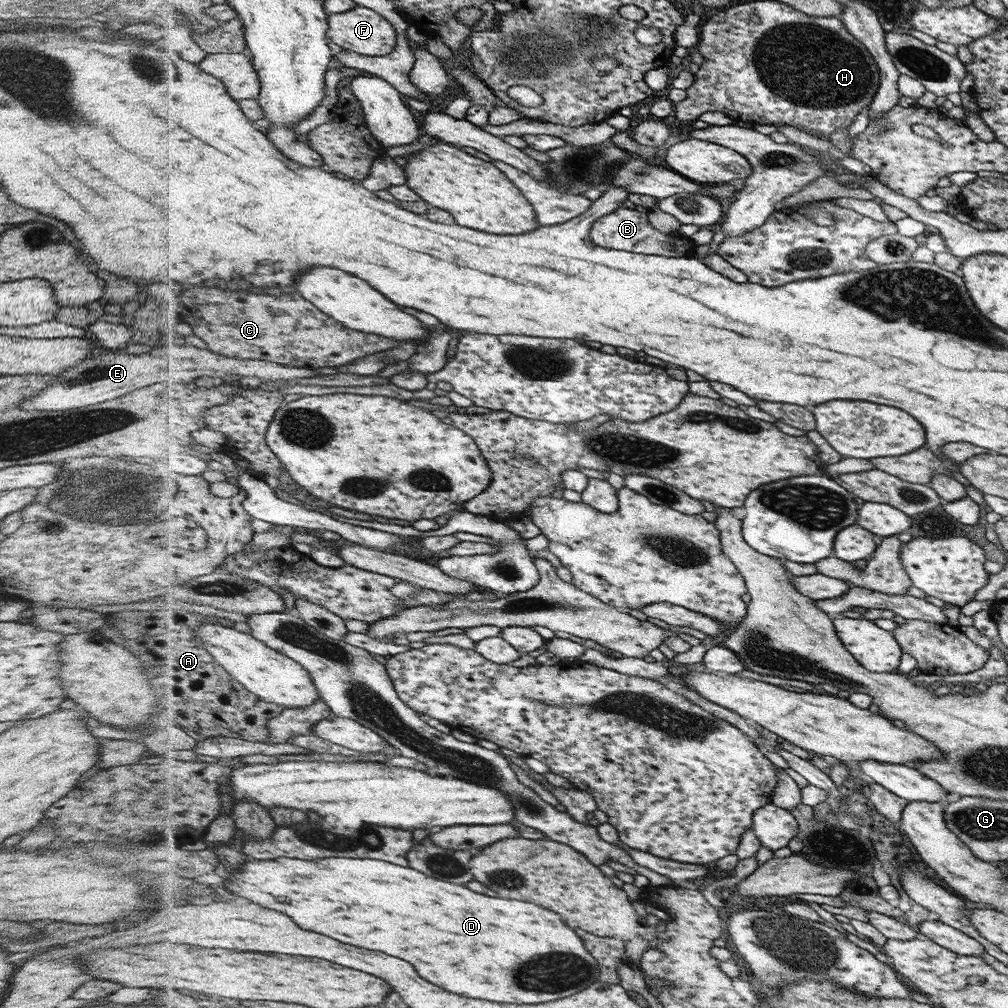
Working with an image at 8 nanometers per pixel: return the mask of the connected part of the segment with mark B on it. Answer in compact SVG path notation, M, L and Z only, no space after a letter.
M622 206L614 212L595 220L591 226L591 239L599 247L608 247L612 250L625 250L638 254L654 254L670 256L672 258L692 257L696 246L684 246L688 244L688 237L679 233L666 235L648 222L645 210L630 209Z

